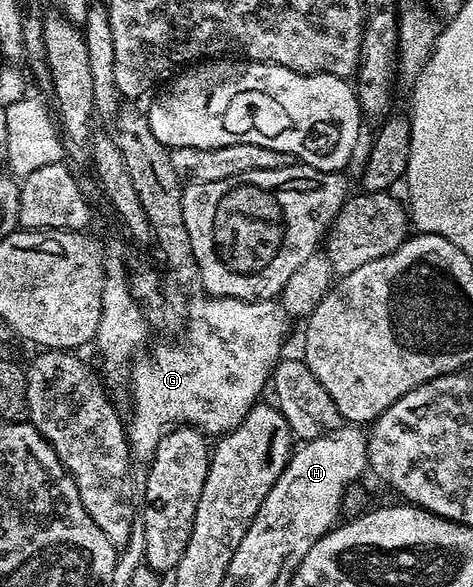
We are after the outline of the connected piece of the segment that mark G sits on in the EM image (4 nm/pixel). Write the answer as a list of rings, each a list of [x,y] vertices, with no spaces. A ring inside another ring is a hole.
[[[203,296],[204,298],[193,297],[188,303],[188,325],[183,331],[182,337],[173,346],[160,346],[152,354],[149,362],[137,361],[131,367],[130,377],[132,376],[132,422],[127,423],[128,440],[130,449],[137,459],[151,459],[153,452],[158,448],[160,437],[173,428],[191,426],[208,436],[221,436],[235,429],[242,424],[244,417],[250,412],[252,407],[257,404],[260,393],[269,385],[276,363],[282,358],[280,349],[284,346],[284,337],[288,334],[289,316],[276,300],[261,300],[259,302],[243,302],[237,298],[218,298],[215,296]]]

